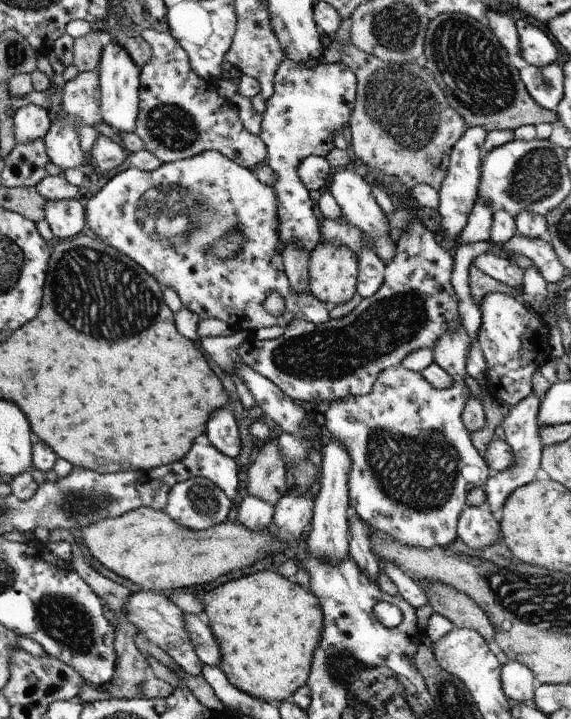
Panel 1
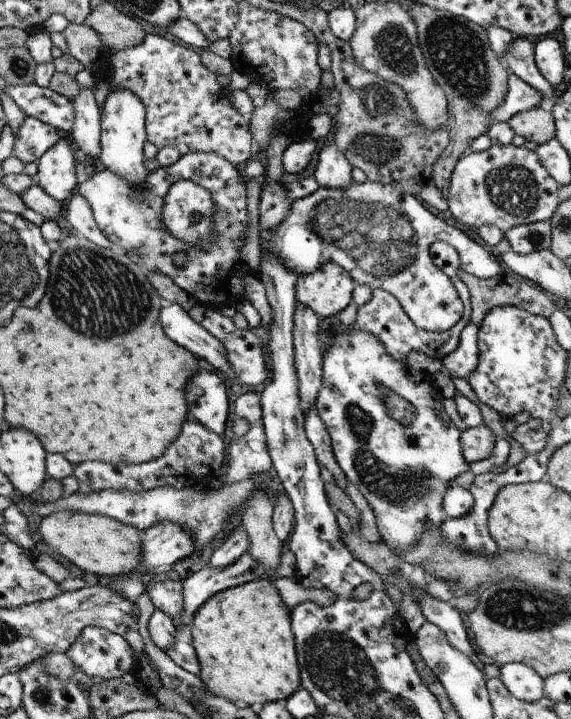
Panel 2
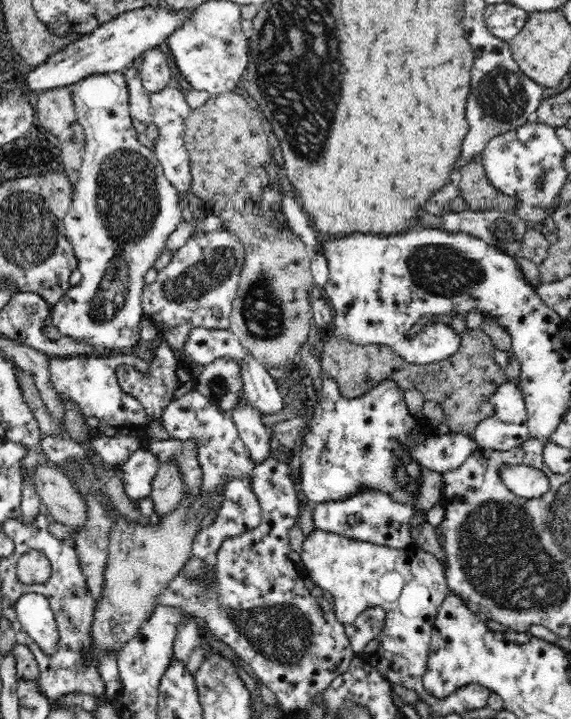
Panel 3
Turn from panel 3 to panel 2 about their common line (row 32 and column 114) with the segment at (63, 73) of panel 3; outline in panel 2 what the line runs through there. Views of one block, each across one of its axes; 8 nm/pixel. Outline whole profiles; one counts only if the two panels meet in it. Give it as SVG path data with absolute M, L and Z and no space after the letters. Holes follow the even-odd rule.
M130 89L109 90L101 114L101 153L97 164L101 168L114 171L124 177L131 185L138 186L147 181L149 173L144 167L143 146L147 141L145 129L145 106Z

